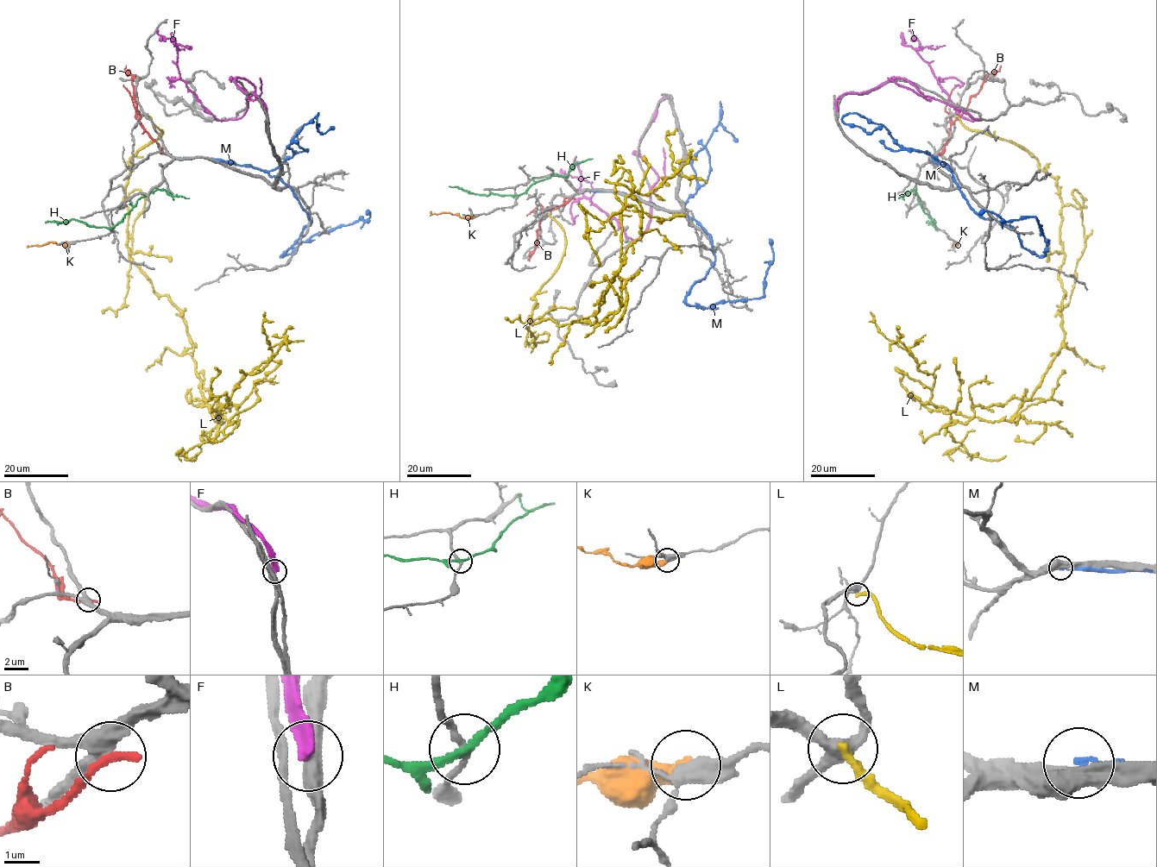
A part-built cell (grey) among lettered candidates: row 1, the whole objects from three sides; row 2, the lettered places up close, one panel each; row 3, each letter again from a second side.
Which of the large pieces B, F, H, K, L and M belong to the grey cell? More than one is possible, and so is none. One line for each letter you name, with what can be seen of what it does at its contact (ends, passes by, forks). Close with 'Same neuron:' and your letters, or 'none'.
Same neuron: none

